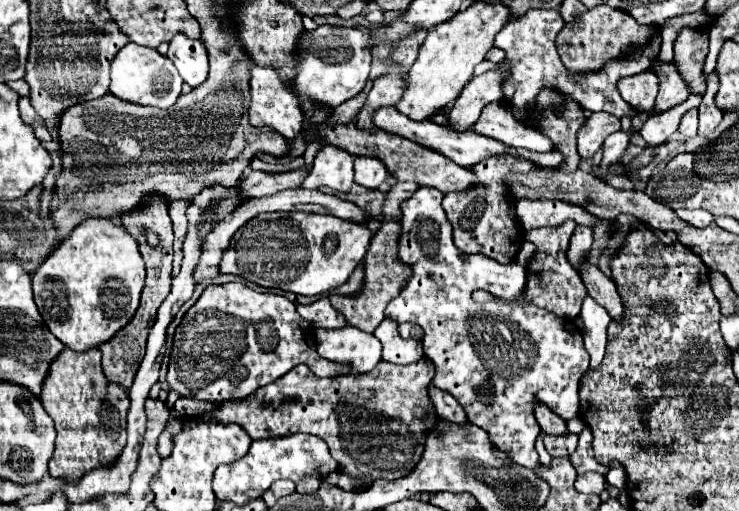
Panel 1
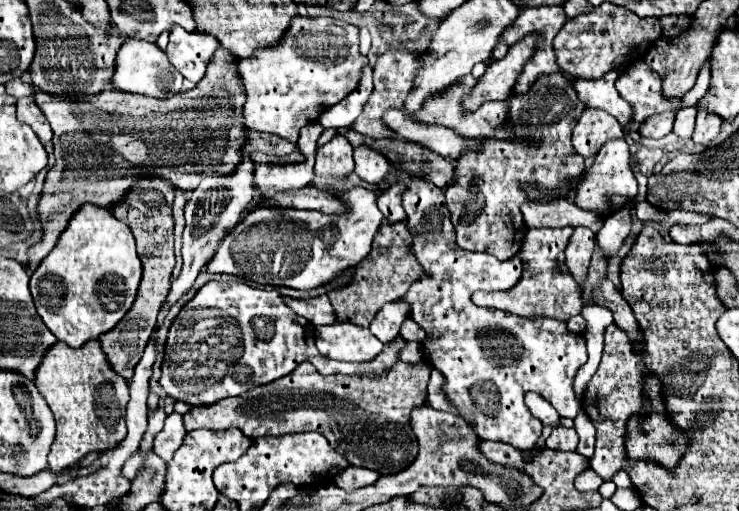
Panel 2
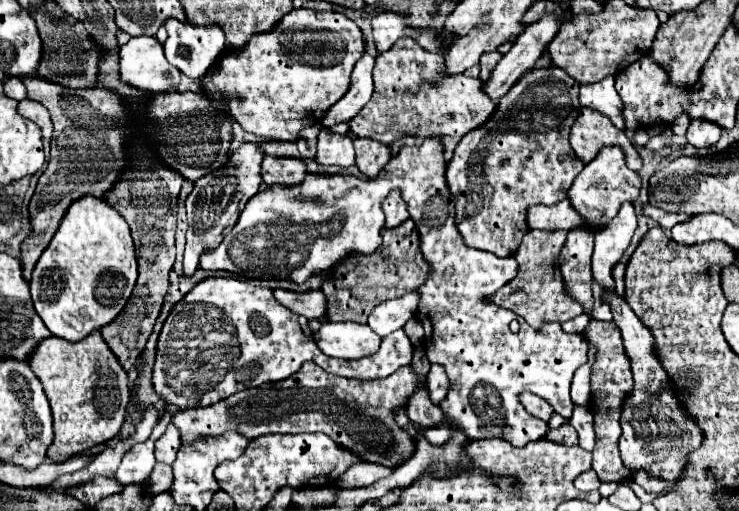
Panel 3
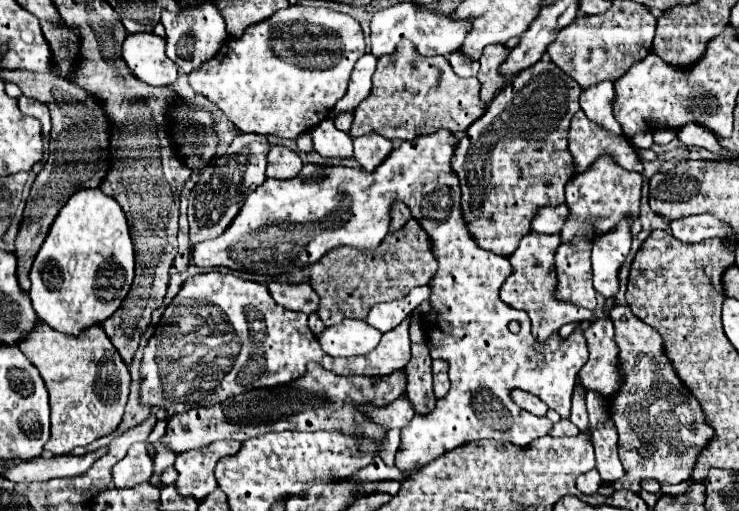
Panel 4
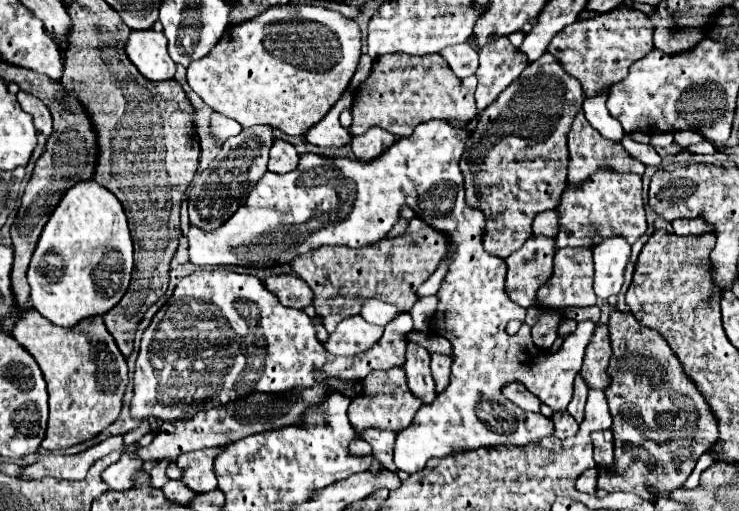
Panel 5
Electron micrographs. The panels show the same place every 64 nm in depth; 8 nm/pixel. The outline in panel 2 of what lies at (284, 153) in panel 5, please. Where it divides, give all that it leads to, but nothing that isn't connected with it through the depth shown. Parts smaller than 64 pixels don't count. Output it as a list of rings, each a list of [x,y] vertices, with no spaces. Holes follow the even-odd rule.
[[[258,164],[256,166],[256,188],[262,194],[274,194],[282,190],[298,190],[312,182],[314,166],[300,164]]]

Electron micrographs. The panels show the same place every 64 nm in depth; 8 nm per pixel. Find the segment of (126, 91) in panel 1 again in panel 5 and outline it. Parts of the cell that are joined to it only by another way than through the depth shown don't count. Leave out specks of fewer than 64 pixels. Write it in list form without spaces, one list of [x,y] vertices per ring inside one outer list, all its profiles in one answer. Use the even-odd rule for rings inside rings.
[[[132,30],[126,44],[128,58],[148,80],[170,80],[174,78],[176,64],[166,52],[166,40],[156,30]]]

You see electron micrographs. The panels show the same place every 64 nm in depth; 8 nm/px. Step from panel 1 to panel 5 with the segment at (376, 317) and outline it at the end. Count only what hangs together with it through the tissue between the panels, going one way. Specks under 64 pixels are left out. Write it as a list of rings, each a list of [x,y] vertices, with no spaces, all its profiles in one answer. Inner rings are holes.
[[[416,216],[412,218],[410,228],[404,234],[396,236],[394,240],[384,238],[360,248],[350,246],[312,248],[312,252],[306,252],[292,260],[292,272],[310,286],[314,294],[312,306],[324,318],[324,328],[332,332],[340,320],[358,314],[360,304],[366,298],[378,298],[408,312],[418,300],[416,298],[418,286],[426,282],[428,276],[436,270],[438,262],[450,248],[448,244],[450,236],[446,232],[440,232],[424,224],[424,220]]]

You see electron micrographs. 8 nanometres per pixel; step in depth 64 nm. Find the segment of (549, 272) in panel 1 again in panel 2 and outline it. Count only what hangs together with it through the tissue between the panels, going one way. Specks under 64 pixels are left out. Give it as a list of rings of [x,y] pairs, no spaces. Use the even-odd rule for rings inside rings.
[[[572,228],[548,230],[548,232],[528,230],[522,242],[522,250],[518,252],[524,266],[524,272],[518,284],[506,292],[476,292],[472,296],[474,304],[500,308],[528,320],[554,318],[554,320],[566,322],[568,318],[580,314],[584,306],[580,298],[580,288],[576,288],[576,282],[572,280],[572,276],[568,276],[568,270],[564,268],[564,248],[568,244],[570,234],[572,234]]]

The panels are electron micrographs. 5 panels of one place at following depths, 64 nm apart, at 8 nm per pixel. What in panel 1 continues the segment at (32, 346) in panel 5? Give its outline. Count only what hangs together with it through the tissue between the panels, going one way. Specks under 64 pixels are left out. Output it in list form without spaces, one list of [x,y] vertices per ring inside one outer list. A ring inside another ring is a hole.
[[[64,348],[50,364],[48,376],[42,382],[40,400],[56,424],[56,450],[50,460],[50,476],[64,480],[78,480],[84,472],[100,464],[112,464],[126,440],[126,390],[110,382],[102,372],[98,348],[72,352]]]

